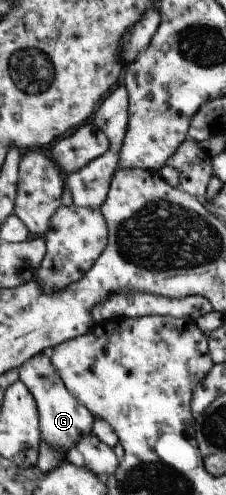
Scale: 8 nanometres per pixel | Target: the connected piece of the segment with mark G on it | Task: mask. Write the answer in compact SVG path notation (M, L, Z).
M43 351L35 353L17 369L18 380L25 385L36 404L40 441L50 447L67 451L81 435L91 433L93 415L67 390L47 354Z

